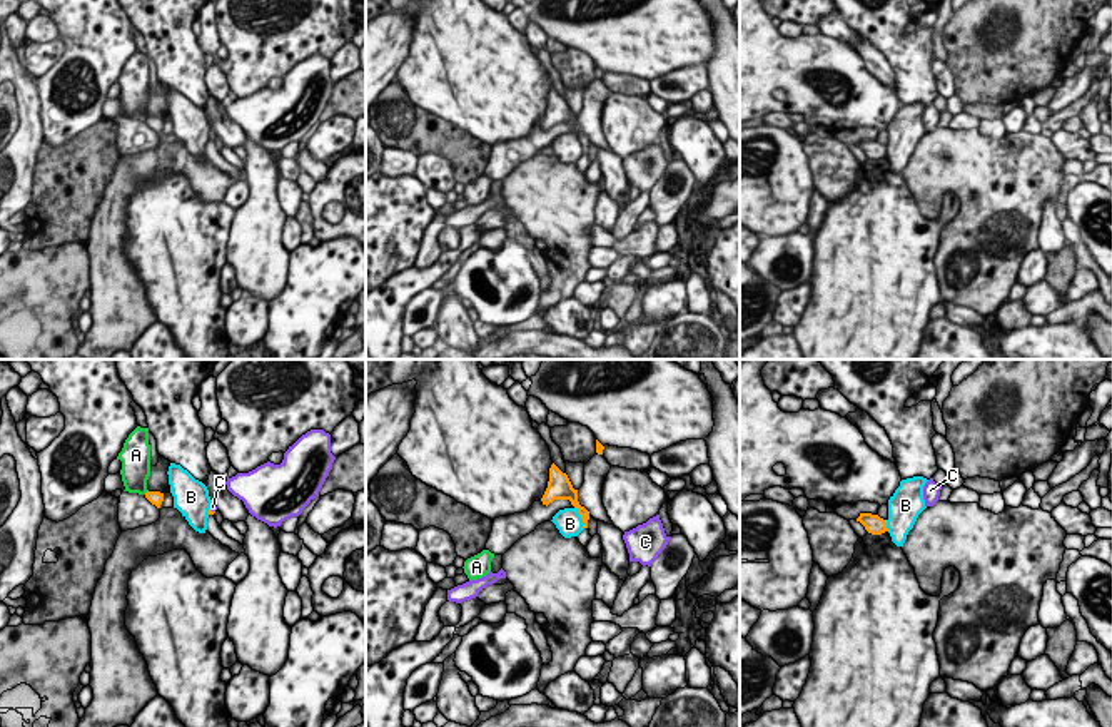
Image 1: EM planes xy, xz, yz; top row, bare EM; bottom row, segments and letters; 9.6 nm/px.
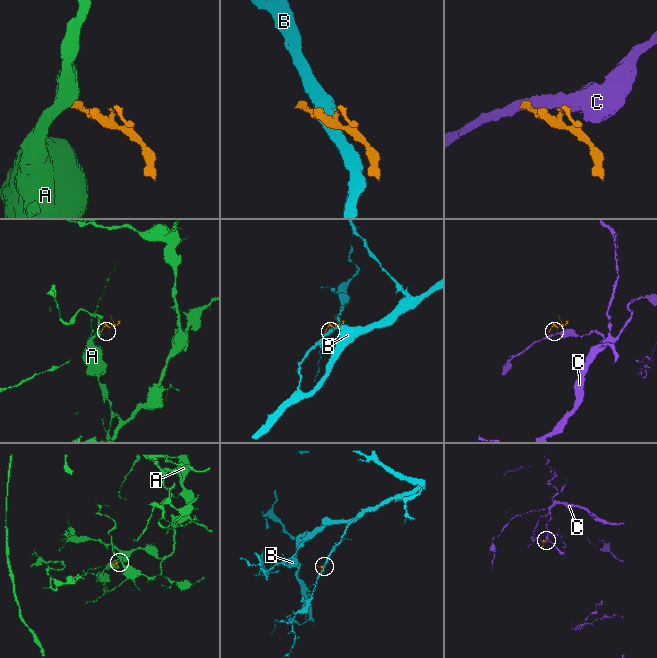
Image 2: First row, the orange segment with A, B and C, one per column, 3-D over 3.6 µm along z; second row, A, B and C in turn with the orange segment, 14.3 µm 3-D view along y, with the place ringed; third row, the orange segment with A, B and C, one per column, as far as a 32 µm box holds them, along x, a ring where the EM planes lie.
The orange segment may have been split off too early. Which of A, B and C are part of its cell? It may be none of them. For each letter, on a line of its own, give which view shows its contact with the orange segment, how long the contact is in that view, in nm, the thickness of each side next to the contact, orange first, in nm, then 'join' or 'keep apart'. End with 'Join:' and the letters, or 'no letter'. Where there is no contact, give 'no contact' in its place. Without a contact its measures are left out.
A: no contact | keep apart
B: xz | 240 nm | 120/260 nm | keep apart
C: xy | 60 nm | 50/60 nm | join
Join: C

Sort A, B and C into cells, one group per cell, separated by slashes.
A / B / C

